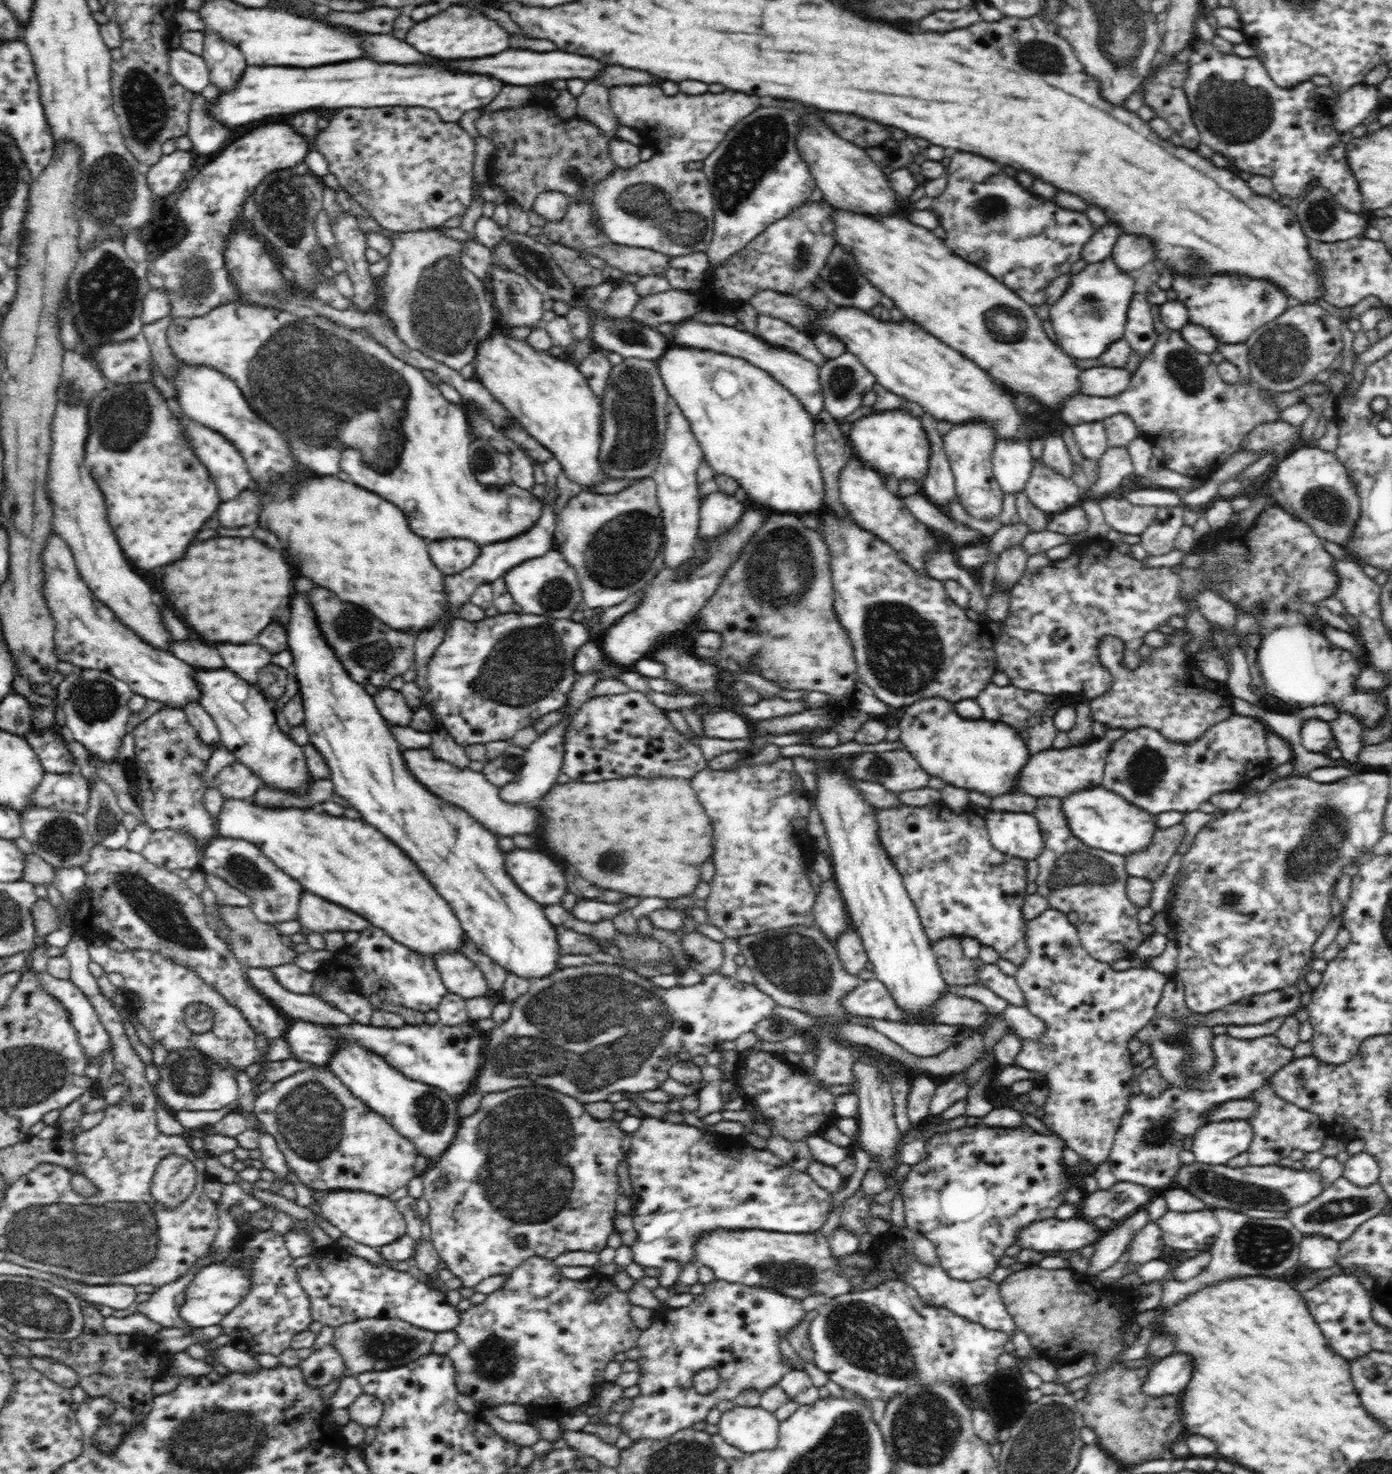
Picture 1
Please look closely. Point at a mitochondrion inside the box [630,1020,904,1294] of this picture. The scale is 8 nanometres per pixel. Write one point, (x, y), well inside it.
(791, 1273)

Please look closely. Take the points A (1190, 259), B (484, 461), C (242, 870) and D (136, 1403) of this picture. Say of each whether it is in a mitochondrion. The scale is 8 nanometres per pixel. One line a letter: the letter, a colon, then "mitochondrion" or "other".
A: mitochondrion
B: mitochondrion
C: mitochondrion
D: other

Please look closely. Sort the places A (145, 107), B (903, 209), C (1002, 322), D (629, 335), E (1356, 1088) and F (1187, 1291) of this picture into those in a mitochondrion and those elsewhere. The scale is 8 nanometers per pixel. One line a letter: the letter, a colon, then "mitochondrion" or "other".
A: mitochondrion
B: other
C: mitochondrion
D: mitochondrion
E: mitochondrion
F: other

